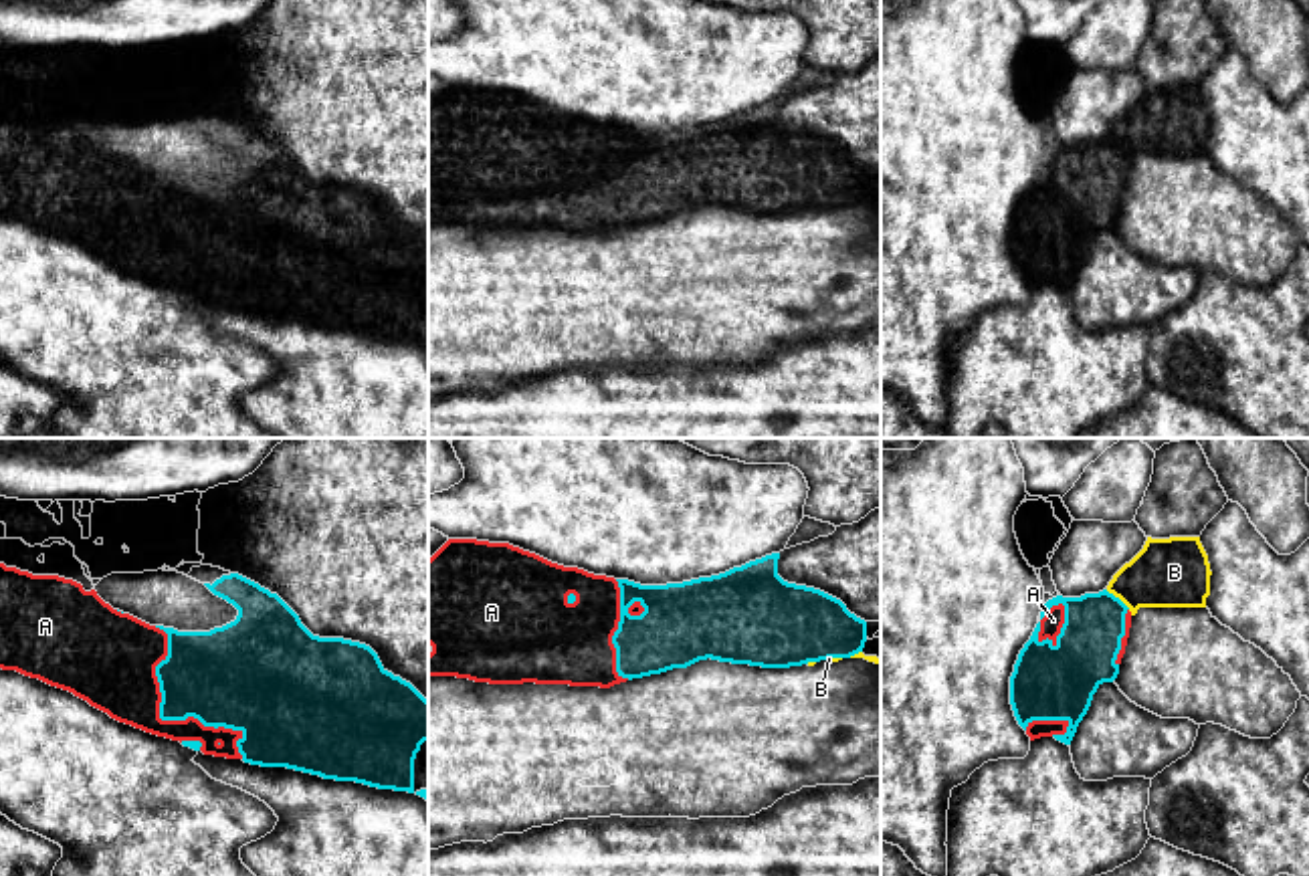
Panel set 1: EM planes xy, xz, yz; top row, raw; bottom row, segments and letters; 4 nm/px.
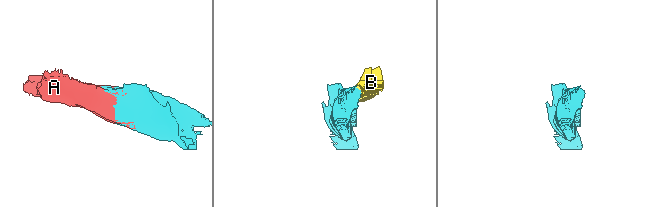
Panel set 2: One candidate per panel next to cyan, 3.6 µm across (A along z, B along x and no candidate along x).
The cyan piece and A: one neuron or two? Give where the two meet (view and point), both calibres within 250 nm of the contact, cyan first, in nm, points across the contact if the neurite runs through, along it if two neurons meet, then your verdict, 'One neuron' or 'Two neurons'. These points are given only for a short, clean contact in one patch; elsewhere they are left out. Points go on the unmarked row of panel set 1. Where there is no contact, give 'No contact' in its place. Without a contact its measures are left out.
Touches cyan at xy (166, 267). Thickness 360 nm (cyan) against 280 nm. Two neurons

